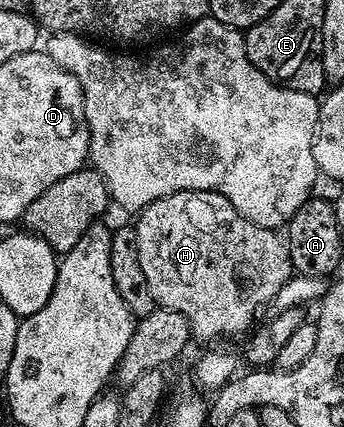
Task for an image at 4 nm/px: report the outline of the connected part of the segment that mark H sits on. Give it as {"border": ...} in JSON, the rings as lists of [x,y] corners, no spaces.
{"border":[[[186,190],[170,194],[161,200],[153,200],[153,204],[138,211],[137,218],[139,218],[139,222],[134,223],[137,232],[137,252],[141,255],[141,269],[145,271],[145,280],[149,280],[149,292],[153,292],[156,307],[181,312],[181,316],[185,316],[185,320],[189,324],[192,335],[196,339],[200,338],[201,341],[207,342],[203,344],[214,343],[211,342],[214,338],[231,338],[234,334],[243,333],[246,335],[256,325],[257,319],[260,317],[260,315],[258,316],[259,309],[262,306],[270,307],[274,303],[277,292],[281,292],[281,284],[285,284],[293,276],[291,253],[287,250],[286,241],[276,231],[261,228],[257,224],[245,220],[235,211],[233,204],[229,204],[229,200],[225,200],[225,196],[212,190]]]}

